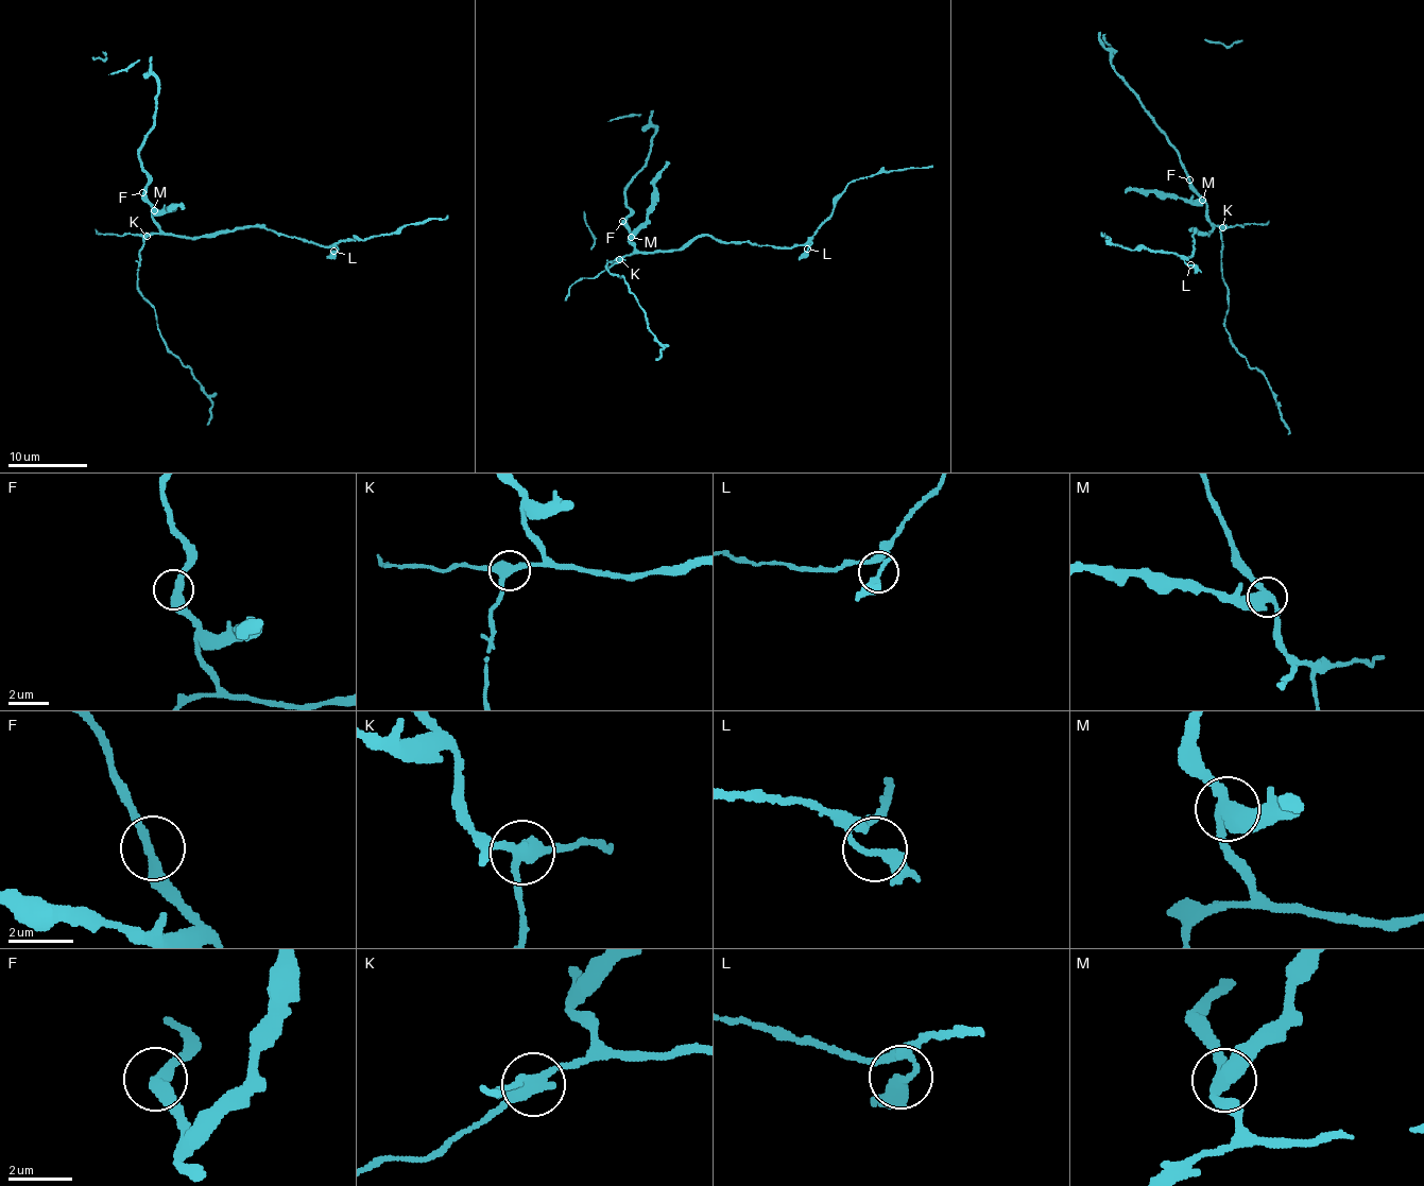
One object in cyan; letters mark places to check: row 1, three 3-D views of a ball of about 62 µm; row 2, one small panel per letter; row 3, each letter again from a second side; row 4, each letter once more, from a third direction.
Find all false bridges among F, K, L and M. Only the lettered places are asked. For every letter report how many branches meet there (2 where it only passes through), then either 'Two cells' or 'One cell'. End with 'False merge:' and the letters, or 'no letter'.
F: Branches: 2. One cell
K: Branches: 3. Two cells
L: Branches: 2. One cell
M: Branches: 3. Two cells
False merge: K, M

